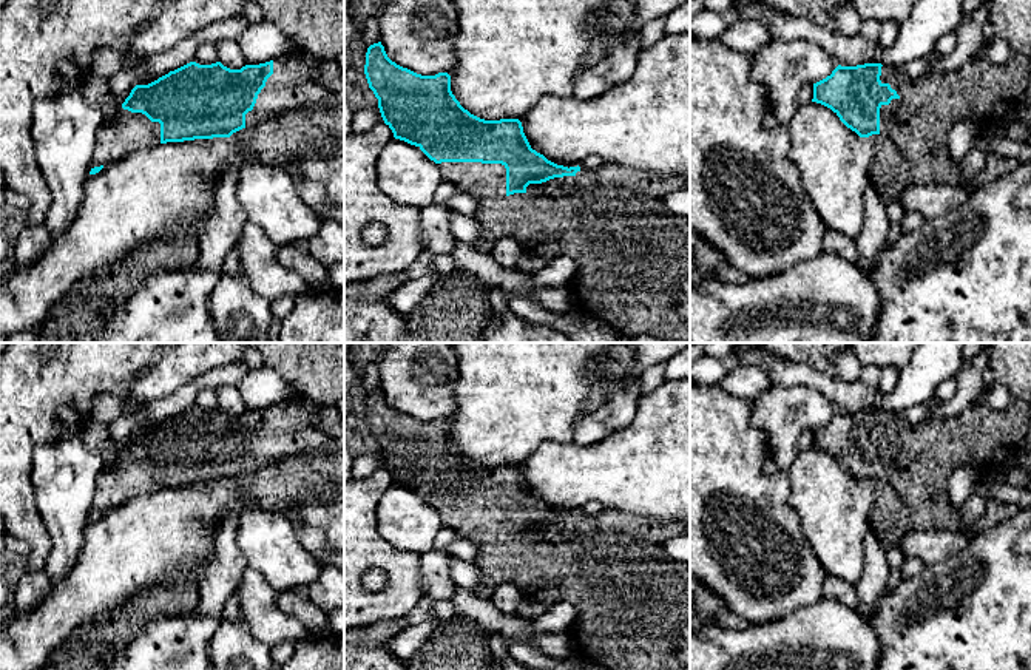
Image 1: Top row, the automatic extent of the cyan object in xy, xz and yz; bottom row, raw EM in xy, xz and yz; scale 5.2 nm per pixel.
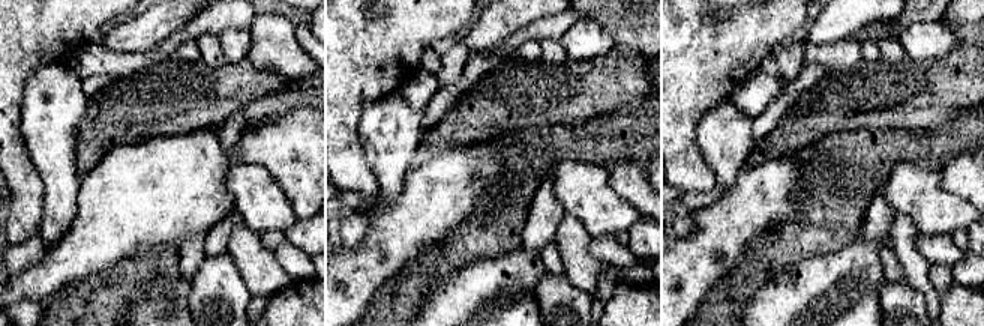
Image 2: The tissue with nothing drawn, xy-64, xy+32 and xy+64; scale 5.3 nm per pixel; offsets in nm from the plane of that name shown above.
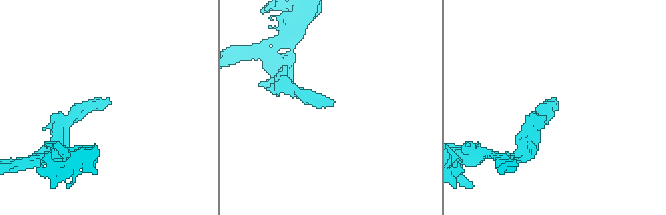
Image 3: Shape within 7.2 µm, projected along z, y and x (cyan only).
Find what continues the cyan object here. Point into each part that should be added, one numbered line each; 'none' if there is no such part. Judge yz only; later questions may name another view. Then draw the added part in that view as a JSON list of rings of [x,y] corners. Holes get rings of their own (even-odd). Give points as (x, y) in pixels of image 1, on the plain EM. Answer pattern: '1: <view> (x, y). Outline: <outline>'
1: yz (919, 468). Outline: [[[1011,398],[1003,411],[974,403],[955,417],[929,418],[912,423],[901,414],[881,412],[881,429],[889,429],[900,442],[889,451],[880,454],[880,480],[889,483],[908,505],[915,530],[957,531],[960,511],[948,502],[948,483],[960,465],[975,465],[982,477],[996,474],[992,457],[999,448],[1009,448],[1016,452],[1025,443],[1031,431],[1029,406]]]

